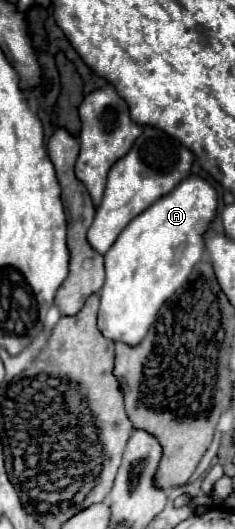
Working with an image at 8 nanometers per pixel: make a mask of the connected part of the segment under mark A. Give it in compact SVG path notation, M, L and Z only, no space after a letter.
M190 175L134 217L104 255L106 281L100 291L98 327L104 337L138 345L164 301L188 279L204 253L204 231L218 207L216 189L200 175Z

